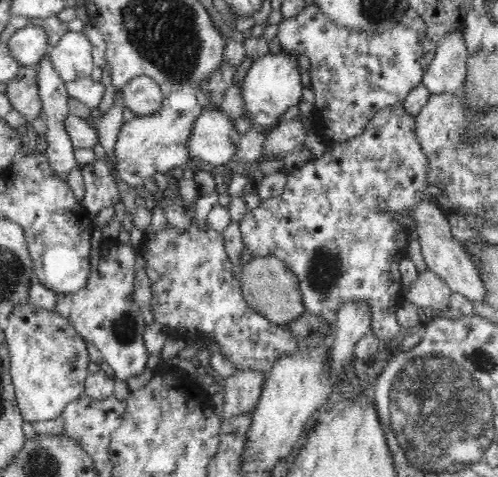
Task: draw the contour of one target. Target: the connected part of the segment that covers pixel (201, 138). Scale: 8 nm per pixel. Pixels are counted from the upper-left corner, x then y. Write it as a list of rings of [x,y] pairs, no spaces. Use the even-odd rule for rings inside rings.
[[[220,108],[204,111],[196,120],[188,140],[190,157],[197,156],[205,166],[226,165],[236,154],[240,137],[233,119]]]

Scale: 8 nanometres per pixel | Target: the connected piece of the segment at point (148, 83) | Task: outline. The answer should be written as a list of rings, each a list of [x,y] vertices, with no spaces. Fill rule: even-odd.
[[[146,75],[132,77],[122,88],[123,101],[136,117],[158,114],[163,103],[160,85]]]

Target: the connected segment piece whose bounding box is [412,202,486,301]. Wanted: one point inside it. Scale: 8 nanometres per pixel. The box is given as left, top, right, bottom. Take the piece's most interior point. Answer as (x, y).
(445, 256)

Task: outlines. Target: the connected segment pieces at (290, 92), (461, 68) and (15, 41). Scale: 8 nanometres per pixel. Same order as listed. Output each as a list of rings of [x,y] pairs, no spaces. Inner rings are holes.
[[[290,52],[281,54],[266,54],[253,62],[247,71],[242,87],[242,97],[246,101],[244,115],[250,115],[254,120],[253,128],[266,129],[270,132],[282,121],[283,115],[290,106],[301,101],[304,83],[304,73],[299,67],[299,59]],[[272,127],[272,128],[271,128]]]
[[[454,30],[442,38],[435,59],[425,69],[422,83],[430,95],[455,93],[463,88],[468,70],[469,51],[463,30]]]
[[[29,25],[14,33],[8,40],[11,56],[22,66],[38,65],[49,53],[48,34],[40,26]]]

